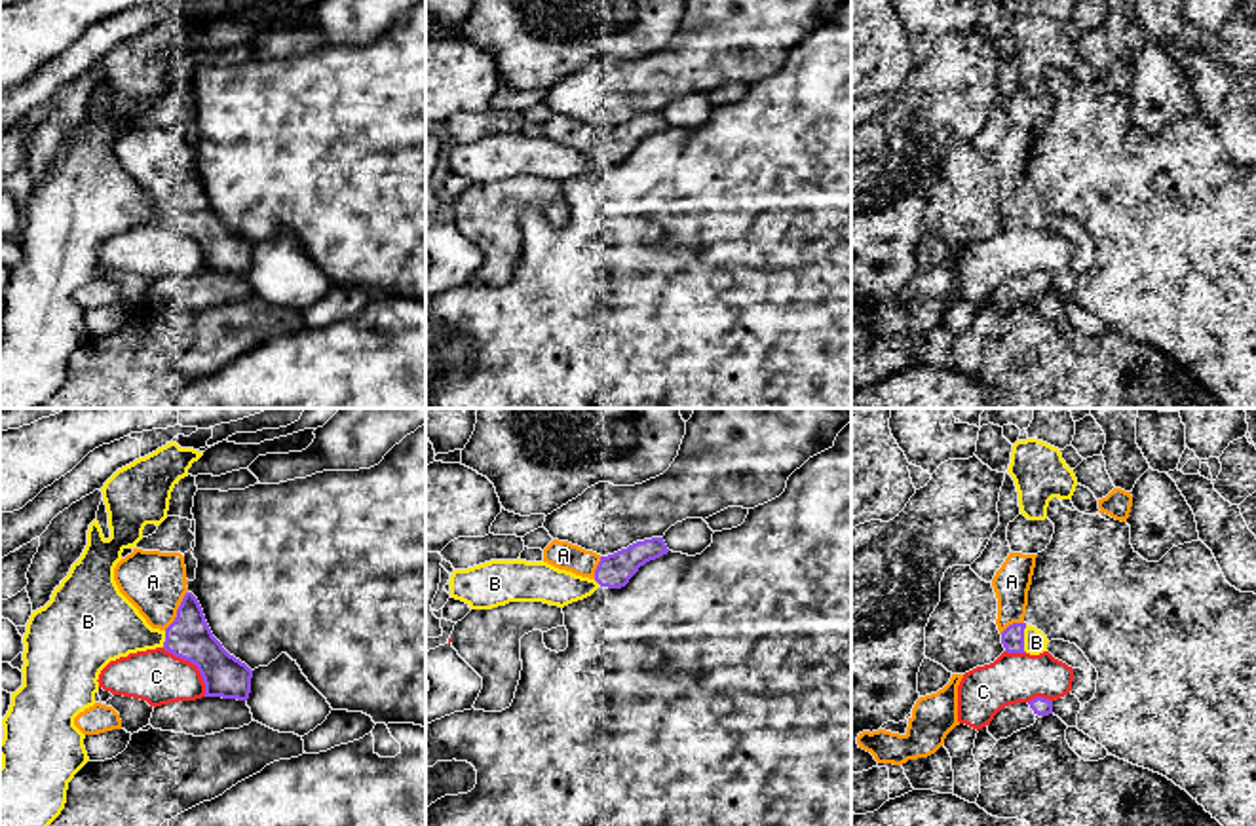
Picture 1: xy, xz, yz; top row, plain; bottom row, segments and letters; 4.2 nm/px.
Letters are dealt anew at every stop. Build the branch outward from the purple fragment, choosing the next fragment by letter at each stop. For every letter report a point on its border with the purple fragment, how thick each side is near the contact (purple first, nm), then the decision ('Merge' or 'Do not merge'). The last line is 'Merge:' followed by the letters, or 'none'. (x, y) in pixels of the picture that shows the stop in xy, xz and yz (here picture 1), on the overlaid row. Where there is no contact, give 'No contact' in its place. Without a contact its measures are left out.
A: Touches purple at xy (177, 610). Thickness 190 nm (purple) against 260 nm. Do not merge
B: Touches purple at yz (1023, 638). Thickness 100 nm (purple) against 100 nm. Merge
C: Touches purple at xy (194, 663). Thickness 190 nm (purple) against 220 nm. Do not merge
Merge: B

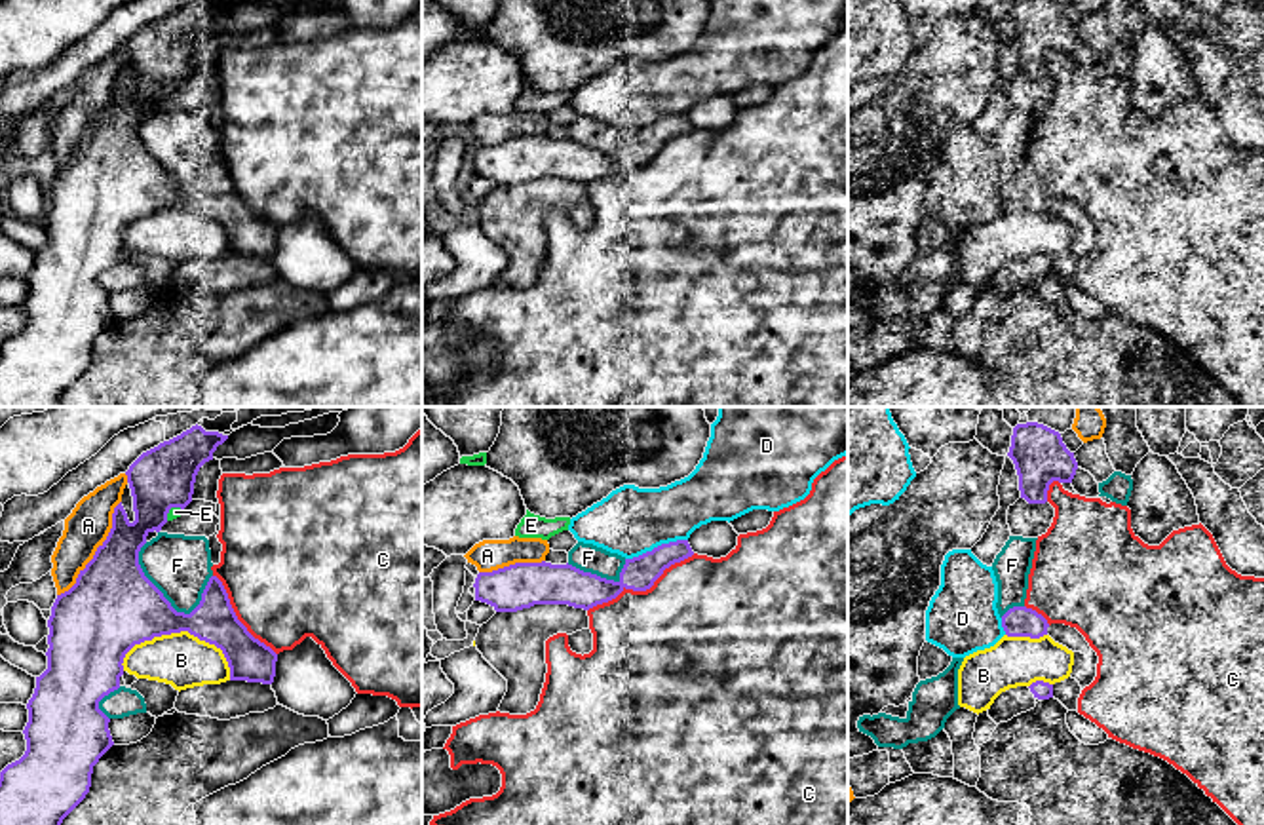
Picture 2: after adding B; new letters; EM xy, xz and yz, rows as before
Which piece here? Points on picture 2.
A: Touches purple at xy (97, 550). Thickness 380 nm (purple) against 180 nm. Do not merge
B: Touches purple at xy (181, 630). Thickness 320 nm (purple) against 220 nm. Do not merge
C: Touches purple at xz (641, 590). Thickness 160 nm (purple) against 480 nm. Do not merge
D: Touches purple at xz (658, 546). Thickness 140 nm (purple) against 300 nm. Do not merge
E: Touches purple at xy (170, 508). Thickness 260 nm (purple) against 50 nm. Do not merge
F: Touches purple at xy (151, 582). Thickness 380 nm (purple) against 260 nm. Do not merge
Merge: none

